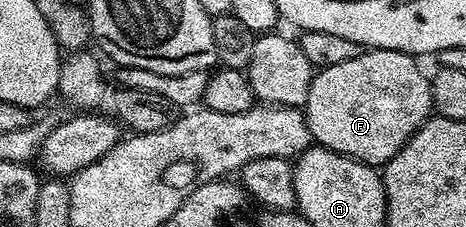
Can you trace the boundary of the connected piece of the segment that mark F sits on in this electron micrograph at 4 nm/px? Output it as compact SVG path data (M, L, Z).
M378 49L364 50L361 57L353 57L353 61L345 61L341 65L329 65L328 67L318 68L311 76L311 84L309 85L309 97L307 98L307 106L305 114L307 124L309 125L309 133L312 140L318 146L341 153L345 157L353 157L357 161L367 163L371 167L379 169L383 164L389 162L409 141L409 137L413 137L413 133L417 133L417 129L427 119L432 118L433 108L431 105L431 81L430 78L418 67L416 56L407 55L404 51L380 51Z

